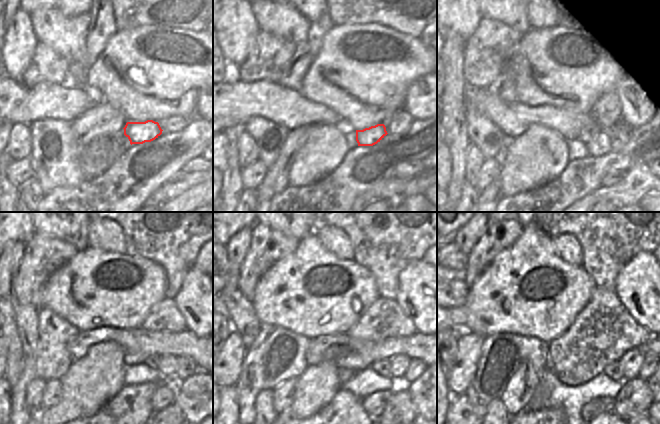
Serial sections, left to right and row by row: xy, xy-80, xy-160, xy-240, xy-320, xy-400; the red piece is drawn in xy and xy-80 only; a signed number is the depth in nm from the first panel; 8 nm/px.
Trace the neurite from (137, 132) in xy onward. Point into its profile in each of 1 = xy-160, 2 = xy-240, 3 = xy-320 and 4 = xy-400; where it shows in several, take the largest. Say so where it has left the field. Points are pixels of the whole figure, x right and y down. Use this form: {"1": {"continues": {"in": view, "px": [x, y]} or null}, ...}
{"1": {"continues": {"in": "xy-160", "px": [602, 145]}}, "2": {"continues": {"in": "xy-240", "px": [168, 365]}}, "3": {"continues": {"in": "xy-320", "px": [399, 364]}}, "4": {"continues": {"in": "xy-400", "px": [630, 363]}}}

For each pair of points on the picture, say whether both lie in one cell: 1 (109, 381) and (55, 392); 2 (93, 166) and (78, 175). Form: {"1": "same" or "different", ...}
{"1": "different", "2": "different"}

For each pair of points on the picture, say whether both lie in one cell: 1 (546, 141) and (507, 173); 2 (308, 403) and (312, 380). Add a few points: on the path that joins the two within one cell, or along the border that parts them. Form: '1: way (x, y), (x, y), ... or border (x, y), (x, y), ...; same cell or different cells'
1: way (536, 151), (517, 170); same cell
2: way (309, 397), (312, 392), (312, 386); same cell

